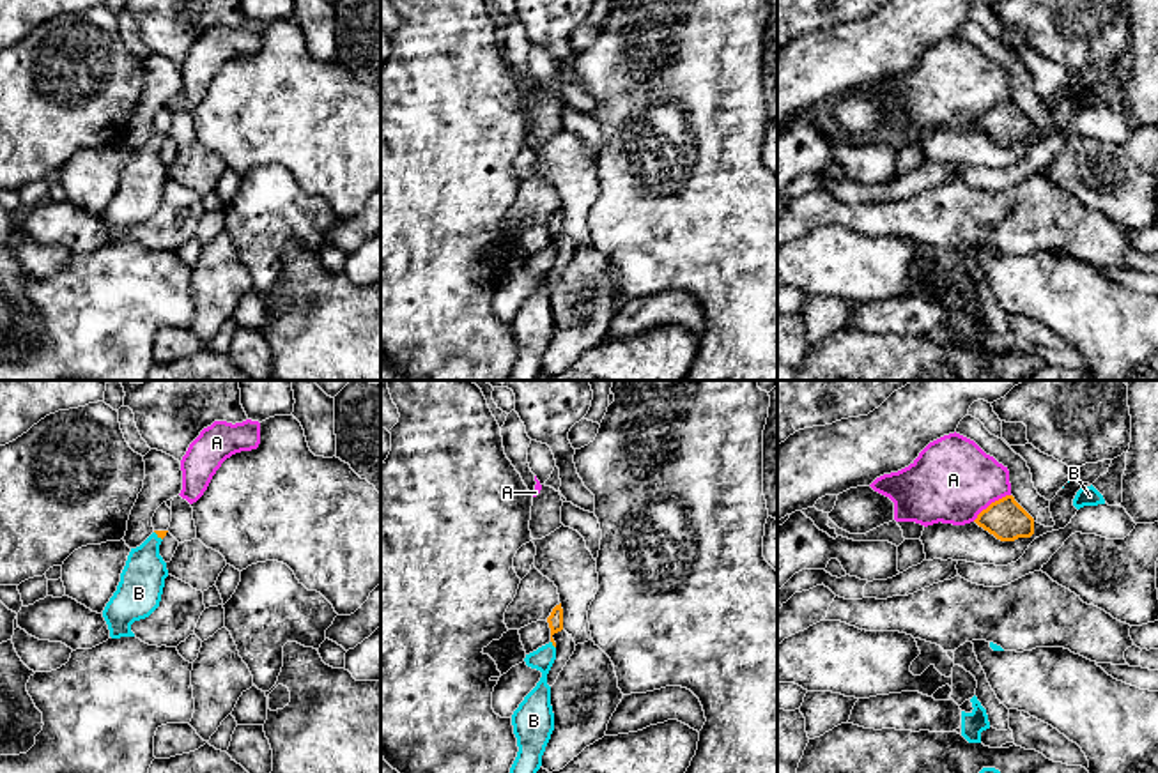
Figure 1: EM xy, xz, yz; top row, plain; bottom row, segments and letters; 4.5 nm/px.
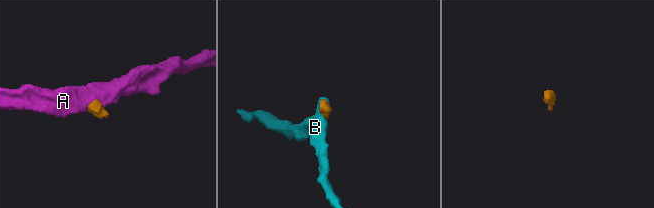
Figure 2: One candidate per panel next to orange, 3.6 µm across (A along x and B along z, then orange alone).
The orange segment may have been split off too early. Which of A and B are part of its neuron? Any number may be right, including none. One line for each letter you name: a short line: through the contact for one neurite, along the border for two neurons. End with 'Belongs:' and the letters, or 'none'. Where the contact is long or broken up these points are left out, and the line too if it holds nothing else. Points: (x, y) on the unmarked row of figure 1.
B: line xz (555, 223), (553, 248), (542, 262)
Belongs: B

